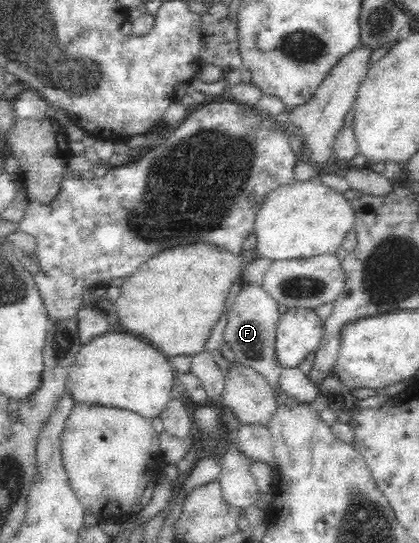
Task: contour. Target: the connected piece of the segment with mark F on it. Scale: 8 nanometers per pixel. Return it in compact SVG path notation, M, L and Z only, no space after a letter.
M241 283L241 285L241 291L229 308L230 315L223 339L235 354L235 359L253 367L255 372L261 373L265 380L273 385L280 379L284 368L279 364L275 351L276 329L280 319L278 302L267 293L262 283Z

